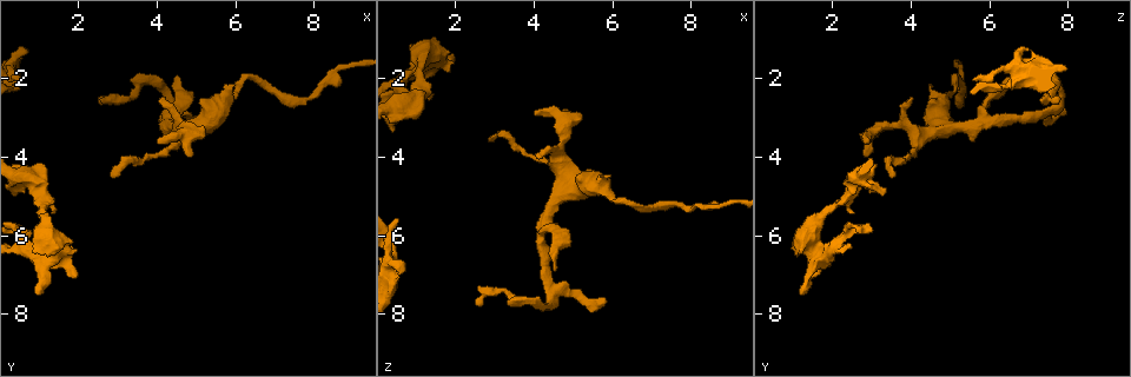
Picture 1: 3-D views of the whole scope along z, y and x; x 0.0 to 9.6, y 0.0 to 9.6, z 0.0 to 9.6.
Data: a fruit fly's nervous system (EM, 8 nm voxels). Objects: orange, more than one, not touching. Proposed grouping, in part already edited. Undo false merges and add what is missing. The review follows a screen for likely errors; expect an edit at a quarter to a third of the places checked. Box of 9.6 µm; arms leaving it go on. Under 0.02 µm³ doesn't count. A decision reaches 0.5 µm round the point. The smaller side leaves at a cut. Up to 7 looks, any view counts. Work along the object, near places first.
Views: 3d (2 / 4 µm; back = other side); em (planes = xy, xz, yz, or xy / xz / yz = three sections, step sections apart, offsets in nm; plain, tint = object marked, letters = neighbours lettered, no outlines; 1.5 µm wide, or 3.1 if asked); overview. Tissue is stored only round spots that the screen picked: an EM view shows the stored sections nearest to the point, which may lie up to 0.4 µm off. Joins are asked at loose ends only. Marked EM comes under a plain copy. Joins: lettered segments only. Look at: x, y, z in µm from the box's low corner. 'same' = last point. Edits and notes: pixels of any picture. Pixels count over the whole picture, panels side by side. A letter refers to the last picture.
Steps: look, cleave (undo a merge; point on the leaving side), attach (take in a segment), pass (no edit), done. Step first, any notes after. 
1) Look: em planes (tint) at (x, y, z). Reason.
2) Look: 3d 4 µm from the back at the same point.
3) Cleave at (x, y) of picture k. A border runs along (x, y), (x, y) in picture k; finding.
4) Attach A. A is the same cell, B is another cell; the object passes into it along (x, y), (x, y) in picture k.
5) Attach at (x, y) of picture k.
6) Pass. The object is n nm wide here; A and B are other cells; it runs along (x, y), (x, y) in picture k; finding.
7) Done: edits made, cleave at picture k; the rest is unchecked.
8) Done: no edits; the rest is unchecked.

Look: em planes (letters) at (2.00, 7.15, 1.40). Free end.

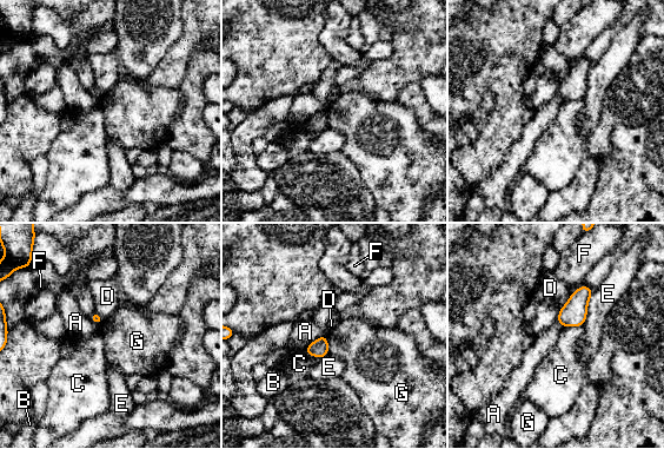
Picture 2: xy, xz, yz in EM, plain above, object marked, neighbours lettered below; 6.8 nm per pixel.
Pass. A, B, C, D, E, F and G are other cells; a border runs along (325, 335), (329, 351) in picture 2; none of them fits.

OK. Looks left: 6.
Look: em planes (letters) at (4.25, 2.50, 4.05). Free end.

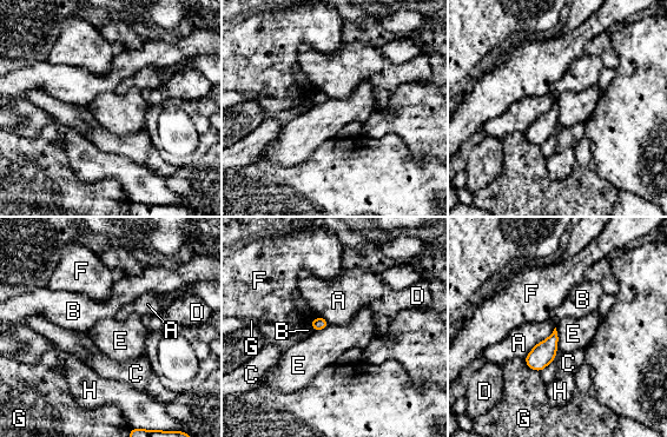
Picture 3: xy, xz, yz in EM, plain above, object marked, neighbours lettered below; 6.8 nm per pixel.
Pass. A, B, C, D, E, F, G and H are other cells; a border runs along (555, 328), (557, 350) in picture 3; none of them fits.

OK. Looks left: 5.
Look: 3d 2 µm from the back at (0.60, 1.20, 6.95). Free end.

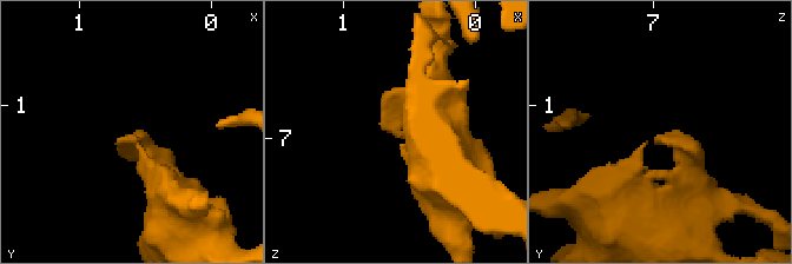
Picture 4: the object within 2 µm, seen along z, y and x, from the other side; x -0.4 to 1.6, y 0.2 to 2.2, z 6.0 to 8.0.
Look: em xz step 4 (tint) at (0.60, 1.22, 7.00). Now the EM.

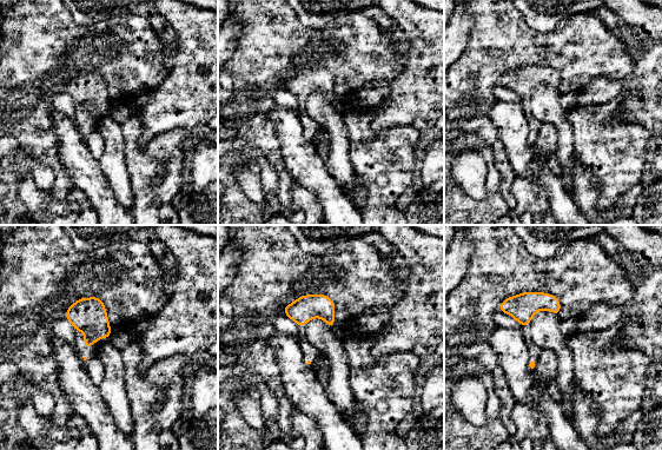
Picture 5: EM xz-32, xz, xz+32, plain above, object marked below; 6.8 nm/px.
Look: em yz step 4 (letters) at the same point. Cut it another way.

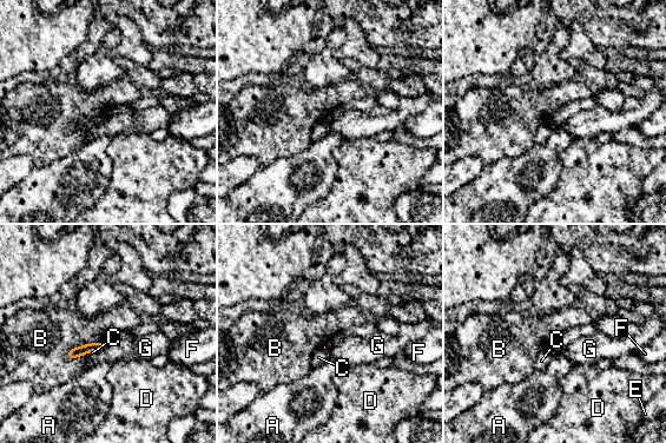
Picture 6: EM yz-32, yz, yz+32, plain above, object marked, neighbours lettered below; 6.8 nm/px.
Pass. A, B, C, D, E, F and G are other cells; a border runs along (104, 342), (81, 344), (65, 356) in picture 6; no lettered segment goes on from it.

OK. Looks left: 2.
Done: no edits; the rest is unchecked.

